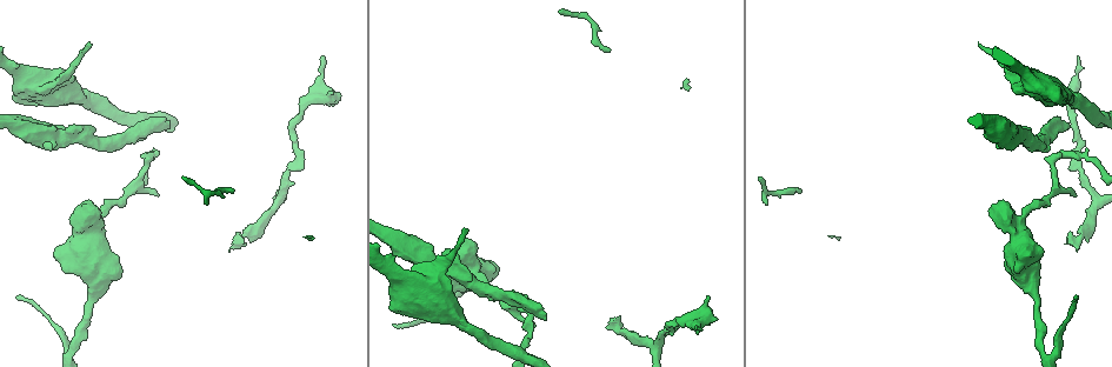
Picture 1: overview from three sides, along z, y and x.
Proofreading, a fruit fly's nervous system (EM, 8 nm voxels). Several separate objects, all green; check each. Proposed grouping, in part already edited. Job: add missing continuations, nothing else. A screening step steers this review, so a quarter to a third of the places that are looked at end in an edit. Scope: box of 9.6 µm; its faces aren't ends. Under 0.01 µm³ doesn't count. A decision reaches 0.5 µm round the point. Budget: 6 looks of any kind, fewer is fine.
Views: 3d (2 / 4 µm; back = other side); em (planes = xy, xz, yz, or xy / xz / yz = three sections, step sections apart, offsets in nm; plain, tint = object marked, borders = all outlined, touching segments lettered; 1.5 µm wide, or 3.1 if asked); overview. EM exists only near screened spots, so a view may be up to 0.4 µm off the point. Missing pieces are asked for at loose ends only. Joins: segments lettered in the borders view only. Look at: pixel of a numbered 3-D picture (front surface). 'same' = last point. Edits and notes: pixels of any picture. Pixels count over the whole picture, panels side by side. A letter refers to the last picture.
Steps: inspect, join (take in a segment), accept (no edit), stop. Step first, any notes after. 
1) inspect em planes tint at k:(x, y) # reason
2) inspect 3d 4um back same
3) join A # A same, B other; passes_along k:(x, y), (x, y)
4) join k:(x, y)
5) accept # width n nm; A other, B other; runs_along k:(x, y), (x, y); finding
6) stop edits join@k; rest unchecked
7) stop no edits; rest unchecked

inspect 3d 2um back at 1:(320, 58) # tapers out

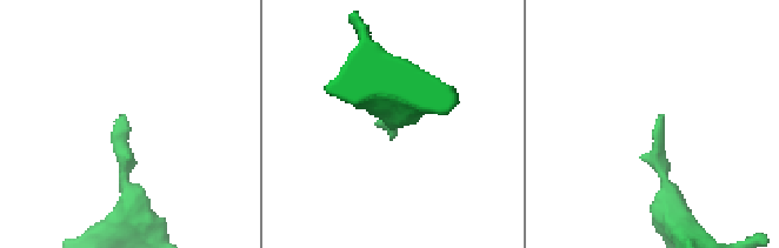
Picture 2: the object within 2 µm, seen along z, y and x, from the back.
inspect em planes borders at 2:(125, 117) # shape alone is not enough

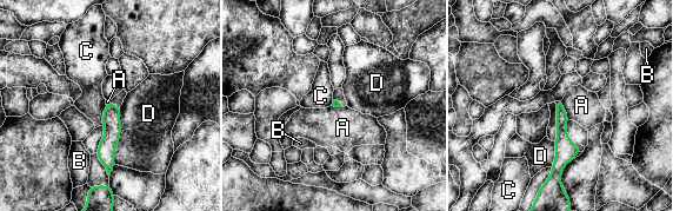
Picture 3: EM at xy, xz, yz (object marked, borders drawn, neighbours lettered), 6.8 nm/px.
accept # A other, B other, C other, D other; border 3:(106, 105), (102, 112), (101, 125); none of them fits

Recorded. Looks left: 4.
inspect 3d 4um at 1:(168, 126) # long arm stops here

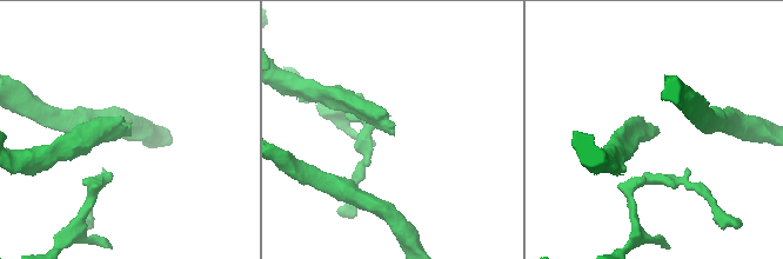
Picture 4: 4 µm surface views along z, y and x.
inspect em planes plain at 4:(130, 129)

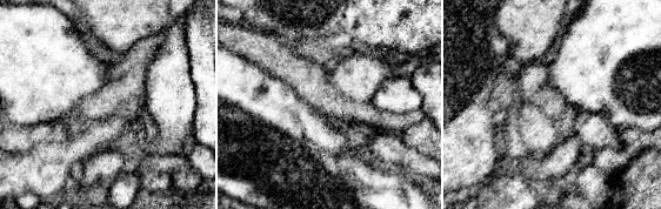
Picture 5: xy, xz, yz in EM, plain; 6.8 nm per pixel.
inspect em planes borders same

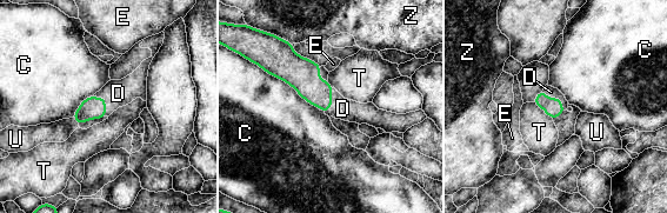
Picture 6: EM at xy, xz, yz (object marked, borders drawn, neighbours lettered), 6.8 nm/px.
join D # C other, D same, E other, T other, U other, Z other; passes_along 6:(553, 107), (555, 98), (551, 92); the neuron continues

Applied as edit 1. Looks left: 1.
inspect em planes borders at 1:(15, 298) # end of a long branch

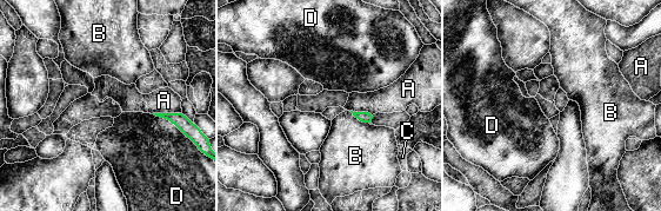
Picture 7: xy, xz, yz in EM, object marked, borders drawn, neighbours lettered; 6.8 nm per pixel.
accept # A other, B other, C other, D other; border 7:(181, 111), (152, 113); no lettered segment goes on from it

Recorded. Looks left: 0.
stop edits join@6; rest unchecked

